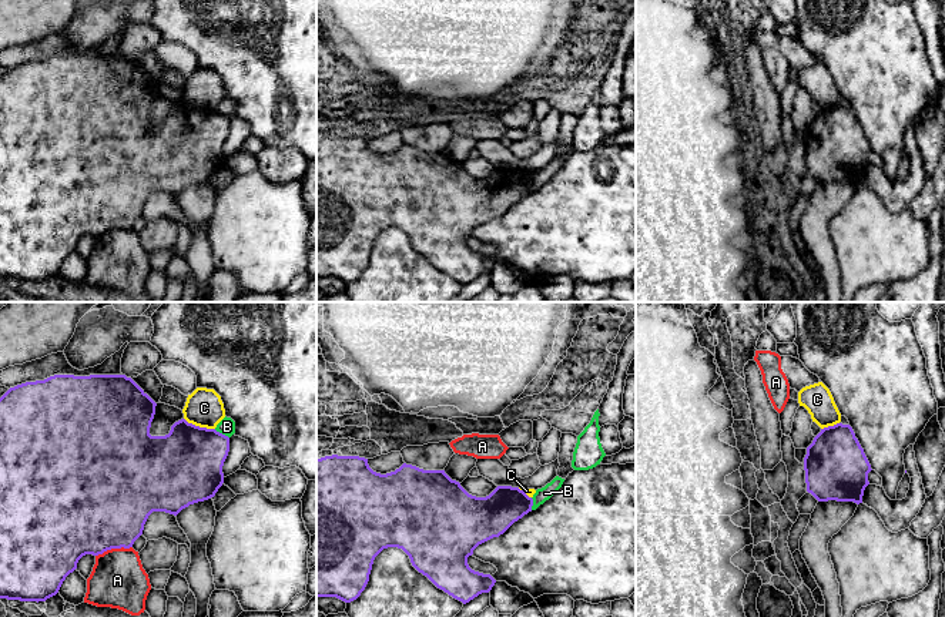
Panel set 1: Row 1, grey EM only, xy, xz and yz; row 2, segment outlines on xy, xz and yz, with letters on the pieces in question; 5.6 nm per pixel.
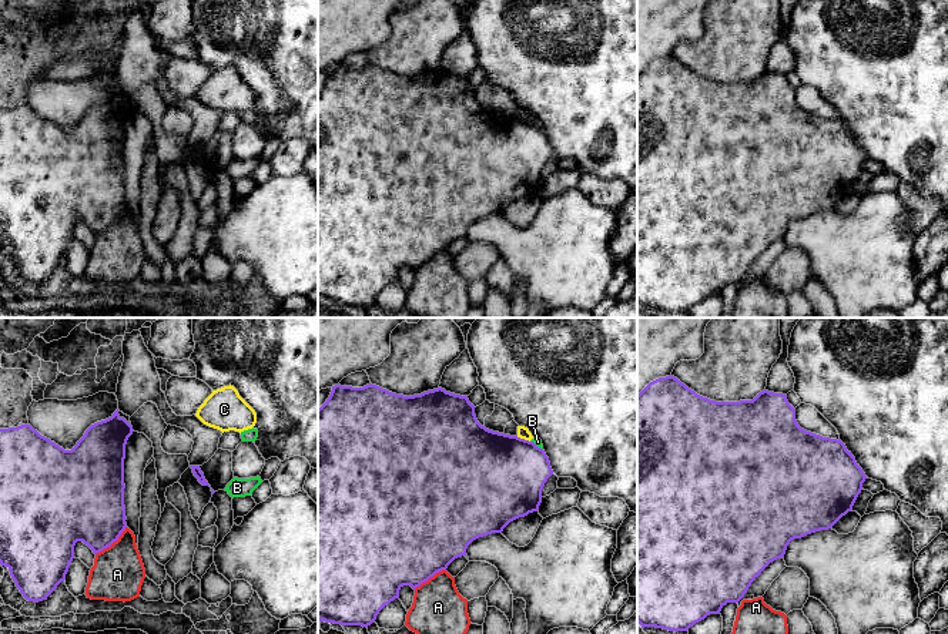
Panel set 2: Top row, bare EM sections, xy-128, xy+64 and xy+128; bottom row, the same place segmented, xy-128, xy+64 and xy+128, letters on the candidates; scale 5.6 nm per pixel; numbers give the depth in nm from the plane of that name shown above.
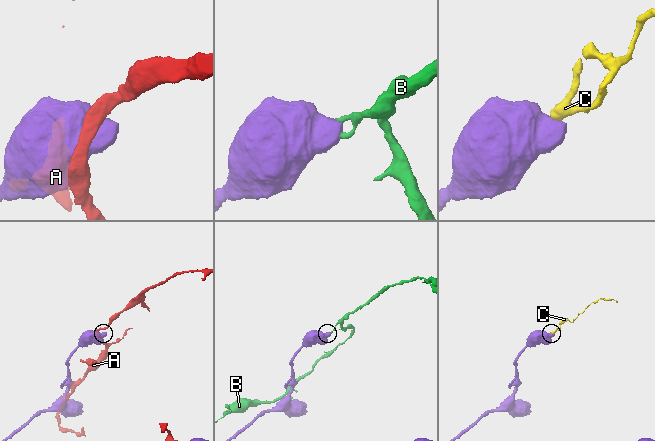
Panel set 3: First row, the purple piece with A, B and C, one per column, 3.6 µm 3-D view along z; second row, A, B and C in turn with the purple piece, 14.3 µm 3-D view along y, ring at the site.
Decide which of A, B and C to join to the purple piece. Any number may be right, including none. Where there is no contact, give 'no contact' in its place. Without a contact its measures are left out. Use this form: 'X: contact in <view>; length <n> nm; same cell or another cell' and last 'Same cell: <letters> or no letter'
A: contact in xy; length 220 nm; another cell
B: contact in xy; length 100 nm; another cell
C: contact in xy; length 190 nm; another cell
Same cell: no letter

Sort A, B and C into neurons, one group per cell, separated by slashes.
A / B / C

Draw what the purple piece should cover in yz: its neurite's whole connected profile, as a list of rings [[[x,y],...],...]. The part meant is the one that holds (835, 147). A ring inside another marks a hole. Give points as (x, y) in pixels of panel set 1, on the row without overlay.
[[[850,105],[821,110],[804,138],[807,172],[818,182],[862,184],[871,145]]]

